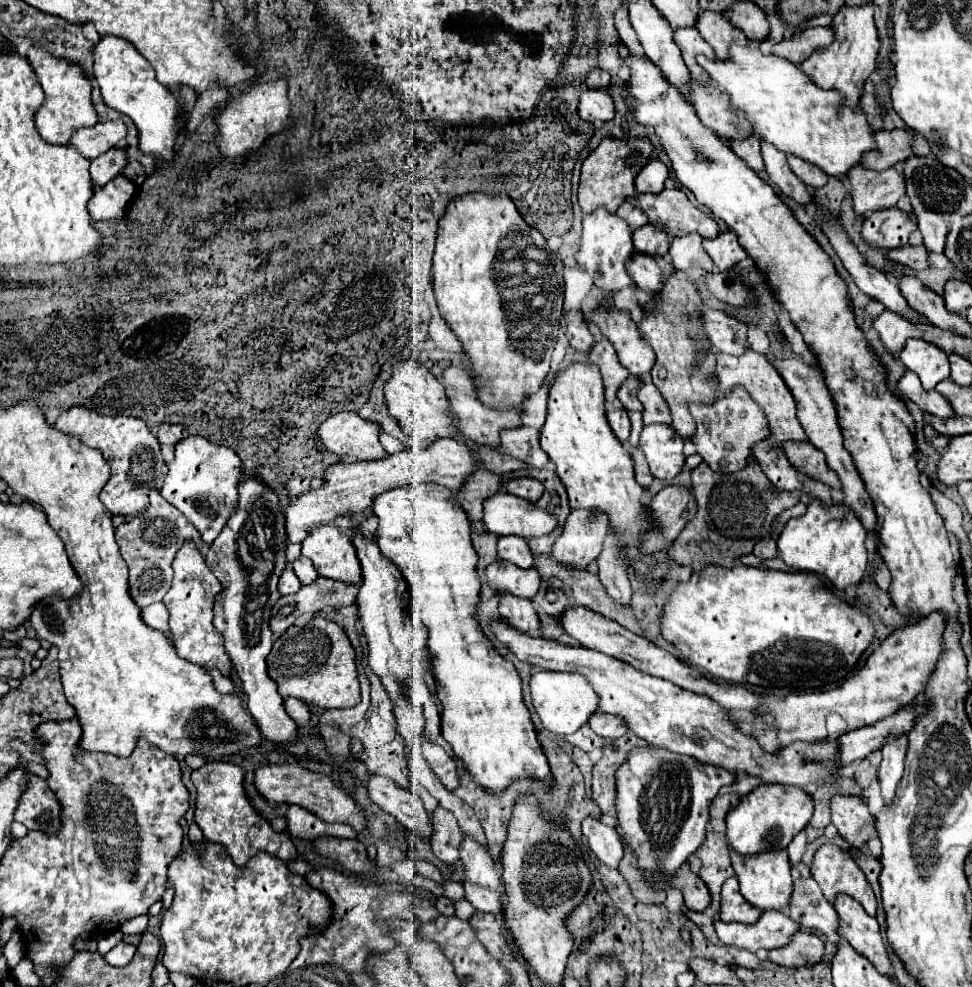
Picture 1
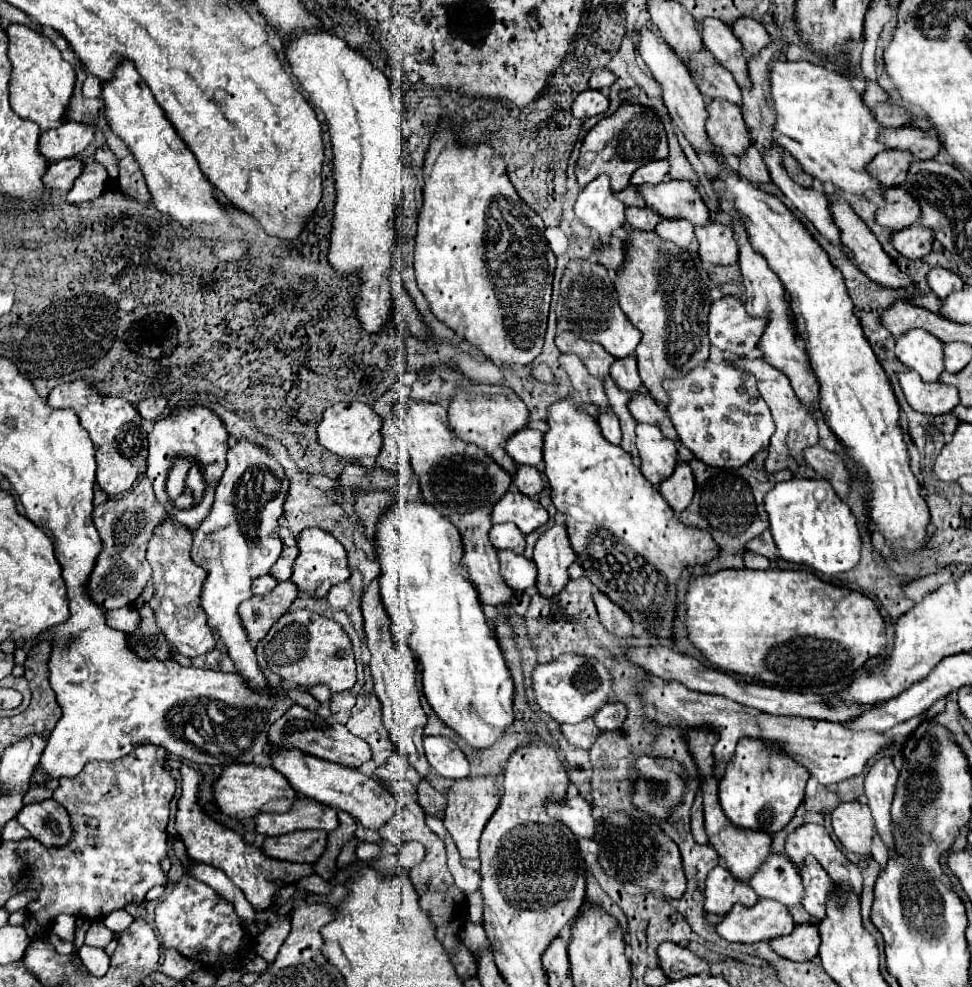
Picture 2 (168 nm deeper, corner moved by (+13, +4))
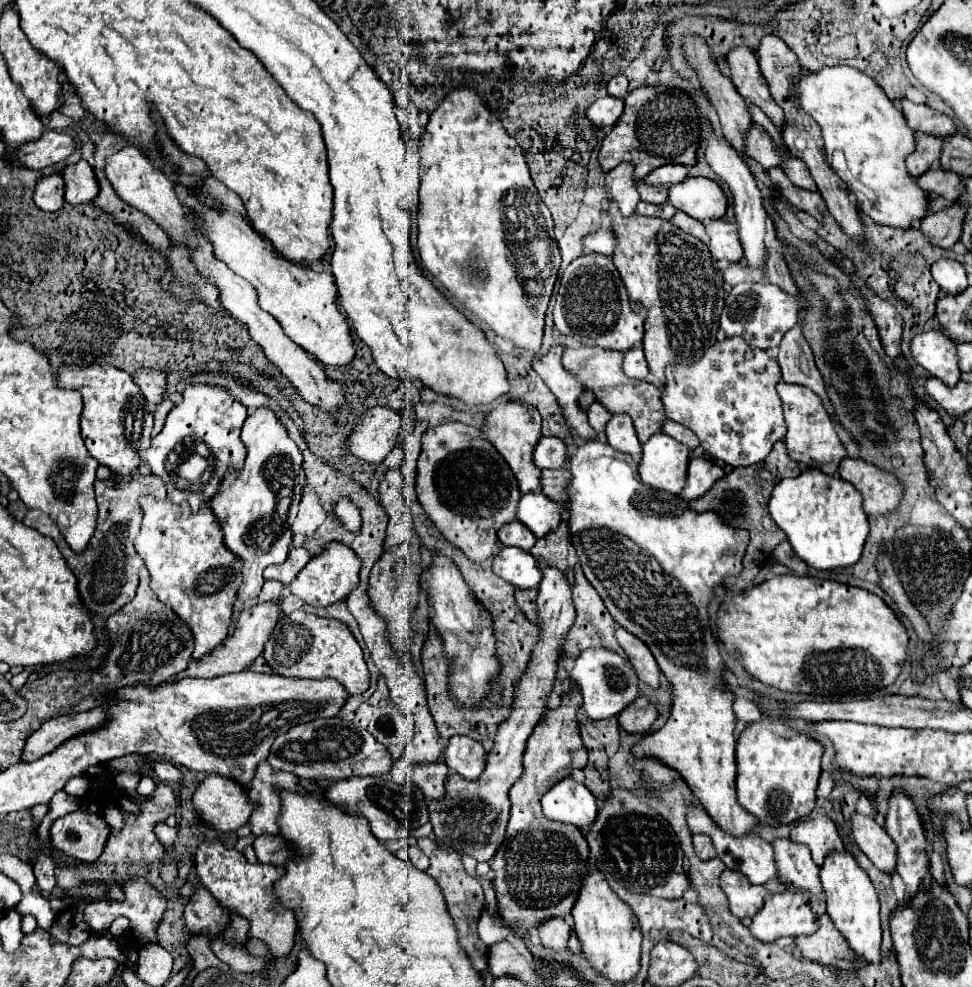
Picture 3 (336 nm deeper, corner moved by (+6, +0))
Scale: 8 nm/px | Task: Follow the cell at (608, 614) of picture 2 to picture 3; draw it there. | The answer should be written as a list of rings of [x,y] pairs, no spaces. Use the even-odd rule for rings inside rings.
[[[617,627],[615,635],[617,635],[619,645],[627,653],[629,663],[635,667],[639,679],[645,685],[657,689],[661,685],[661,671],[659,671],[659,667],[657,667],[657,663],[655,663],[655,659],[651,655],[651,651],[647,649],[647,645],[641,639],[637,639],[631,633],[627,633],[625,629],[621,629],[621,627]]]

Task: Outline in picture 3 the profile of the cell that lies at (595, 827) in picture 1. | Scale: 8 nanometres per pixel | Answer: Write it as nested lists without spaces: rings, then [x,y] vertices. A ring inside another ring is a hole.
[[[573,777],[561,779],[553,785],[541,799],[543,813],[561,823],[571,823],[577,827],[587,827],[597,817],[597,799],[595,795]]]

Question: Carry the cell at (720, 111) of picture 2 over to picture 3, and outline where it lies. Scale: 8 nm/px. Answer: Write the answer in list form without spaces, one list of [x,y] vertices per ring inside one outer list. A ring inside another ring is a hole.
[[[753,125],[751,131],[747,133],[745,147],[747,147],[747,157],[761,163],[765,169],[773,169],[783,163],[781,153],[773,149],[773,141],[769,141],[769,135],[759,125]]]

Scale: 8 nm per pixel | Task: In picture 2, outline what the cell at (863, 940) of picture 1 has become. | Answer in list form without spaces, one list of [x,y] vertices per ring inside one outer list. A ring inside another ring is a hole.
[[[812,857],[804,861],[800,875],[802,875],[804,887],[806,887],[804,909],[816,921],[822,921],[826,917],[826,903],[828,903],[828,895],[834,891],[834,883],[830,881],[830,877],[822,869],[822,865],[818,865],[818,861],[814,861]]]

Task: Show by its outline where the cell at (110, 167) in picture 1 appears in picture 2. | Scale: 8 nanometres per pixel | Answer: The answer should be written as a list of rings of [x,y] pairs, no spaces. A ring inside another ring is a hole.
[[[70,157],[70,159],[62,159],[62,161],[54,161],[46,175],[42,177],[42,181],[50,187],[50,189],[64,189],[70,191],[76,177],[82,173],[84,169],[84,161],[78,157]]]

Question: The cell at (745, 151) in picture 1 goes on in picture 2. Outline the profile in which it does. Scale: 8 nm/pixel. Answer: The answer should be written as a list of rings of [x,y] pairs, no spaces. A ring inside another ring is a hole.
[[[748,145],[746,151],[742,155],[738,155],[738,161],[740,161],[740,167],[738,167],[738,173],[748,179],[748,181],[756,181],[756,183],[766,183],[770,181],[770,175],[768,175],[768,169],[762,161],[762,153],[758,153],[758,147],[756,145]]]

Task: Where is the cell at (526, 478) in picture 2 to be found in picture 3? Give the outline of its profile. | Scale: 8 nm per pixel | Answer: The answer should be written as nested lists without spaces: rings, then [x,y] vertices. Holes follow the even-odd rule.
[[[557,469],[557,471],[543,471],[543,485],[541,491],[555,499],[555,501],[569,501],[569,493],[567,493],[567,485],[569,485],[569,469]]]

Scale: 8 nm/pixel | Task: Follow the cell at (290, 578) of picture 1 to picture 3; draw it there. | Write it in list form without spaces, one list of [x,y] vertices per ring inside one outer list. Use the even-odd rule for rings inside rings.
[[[265,581],[261,593],[259,593],[259,601],[277,601],[281,597],[283,585],[279,581]]]

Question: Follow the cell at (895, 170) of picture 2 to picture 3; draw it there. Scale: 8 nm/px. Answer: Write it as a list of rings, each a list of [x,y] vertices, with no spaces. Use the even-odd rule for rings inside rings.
[[[921,135],[917,139],[917,149],[907,157],[907,169],[913,177],[919,177],[933,165],[937,165],[941,157],[941,137],[937,135]]]

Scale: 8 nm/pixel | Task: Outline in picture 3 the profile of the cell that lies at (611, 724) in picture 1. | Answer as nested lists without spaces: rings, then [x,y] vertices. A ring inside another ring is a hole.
[[[637,697],[619,715],[619,725],[627,733],[649,733],[649,729],[655,723],[657,715],[659,715],[657,713],[657,707],[649,699]]]

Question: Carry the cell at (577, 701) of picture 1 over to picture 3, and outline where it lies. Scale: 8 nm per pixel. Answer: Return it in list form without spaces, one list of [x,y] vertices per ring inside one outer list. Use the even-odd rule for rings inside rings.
[[[593,647],[585,649],[577,661],[573,671],[569,673],[569,679],[573,685],[579,687],[583,695],[581,709],[587,711],[587,717],[591,719],[607,719],[613,715],[619,715],[629,703],[633,703],[639,697],[639,677],[633,669],[633,665],[623,659],[619,653],[613,653],[605,647]]]

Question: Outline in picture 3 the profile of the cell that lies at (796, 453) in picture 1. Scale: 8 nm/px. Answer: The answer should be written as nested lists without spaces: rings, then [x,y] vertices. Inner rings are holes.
[[[845,457],[839,467],[839,477],[853,483],[861,491],[867,515],[893,513],[903,499],[903,483],[899,483],[893,473],[861,459]]]

